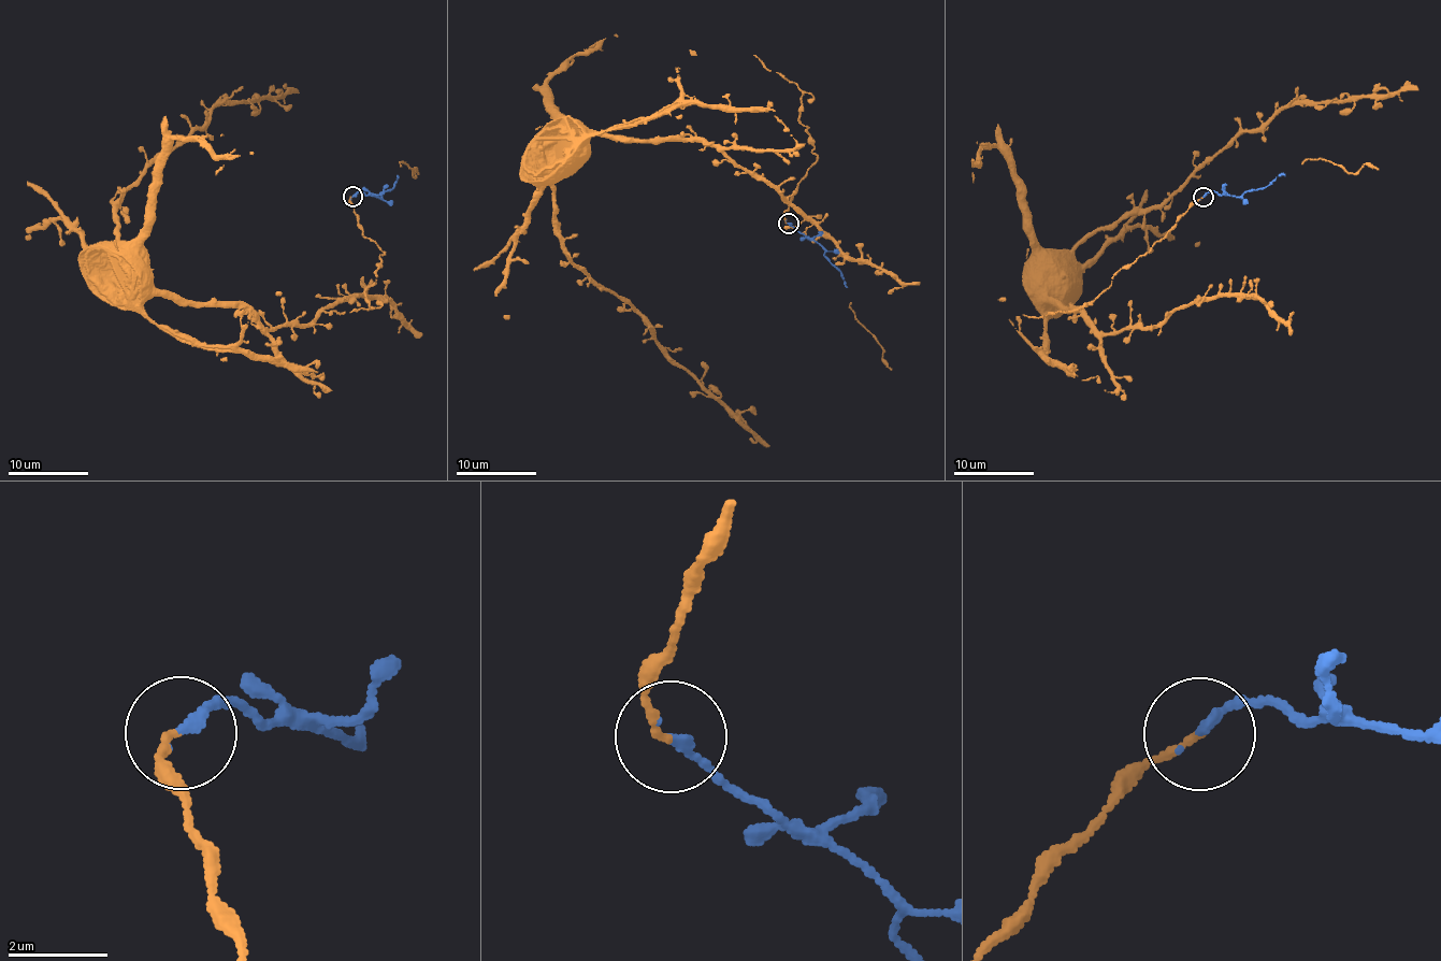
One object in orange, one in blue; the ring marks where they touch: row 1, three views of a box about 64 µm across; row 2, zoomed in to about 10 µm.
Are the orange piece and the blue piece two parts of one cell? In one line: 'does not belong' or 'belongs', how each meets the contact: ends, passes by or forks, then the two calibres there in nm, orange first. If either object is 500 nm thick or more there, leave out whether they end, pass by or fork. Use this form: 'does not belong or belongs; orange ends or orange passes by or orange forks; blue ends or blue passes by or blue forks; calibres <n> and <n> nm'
belongs; orange ends; blue ends; calibres 130 and 200 nm

